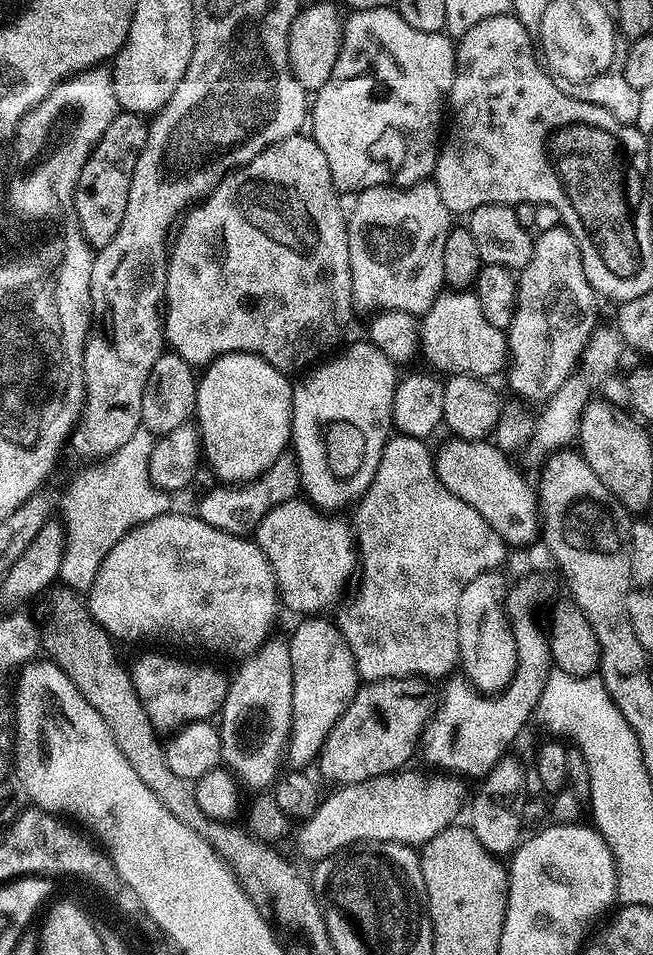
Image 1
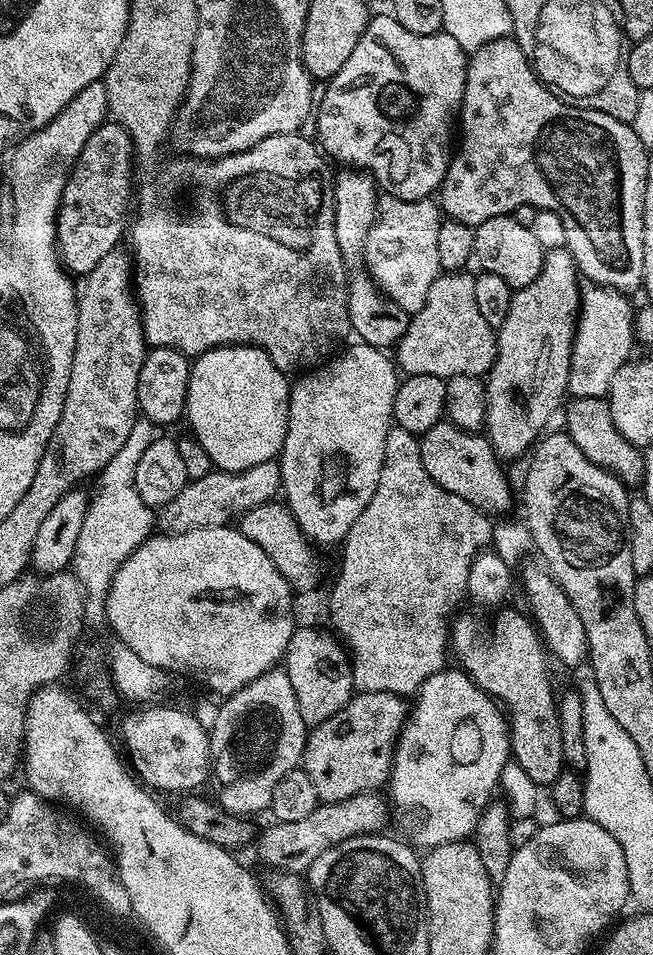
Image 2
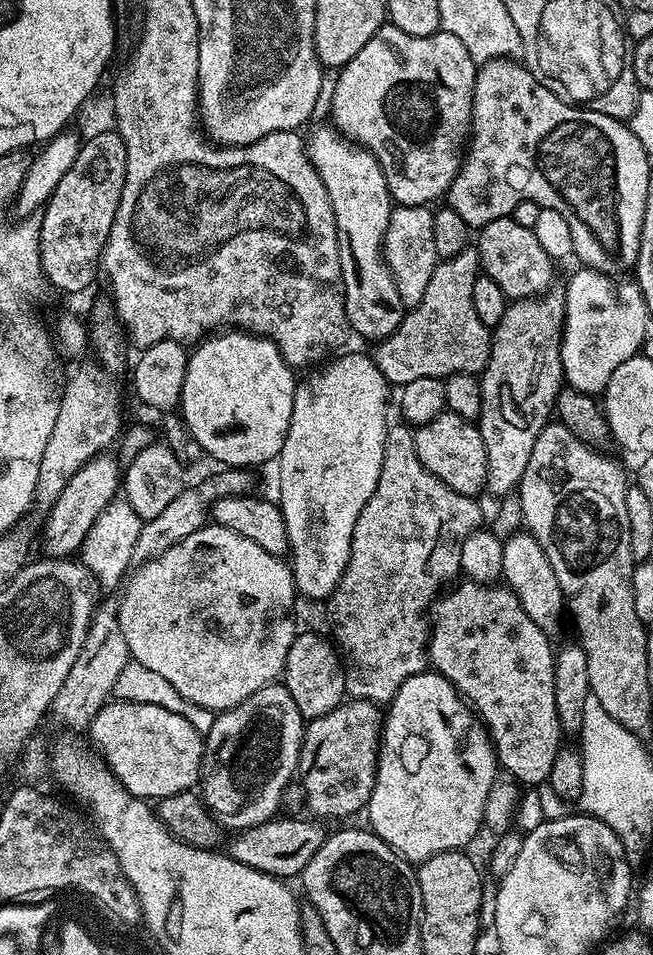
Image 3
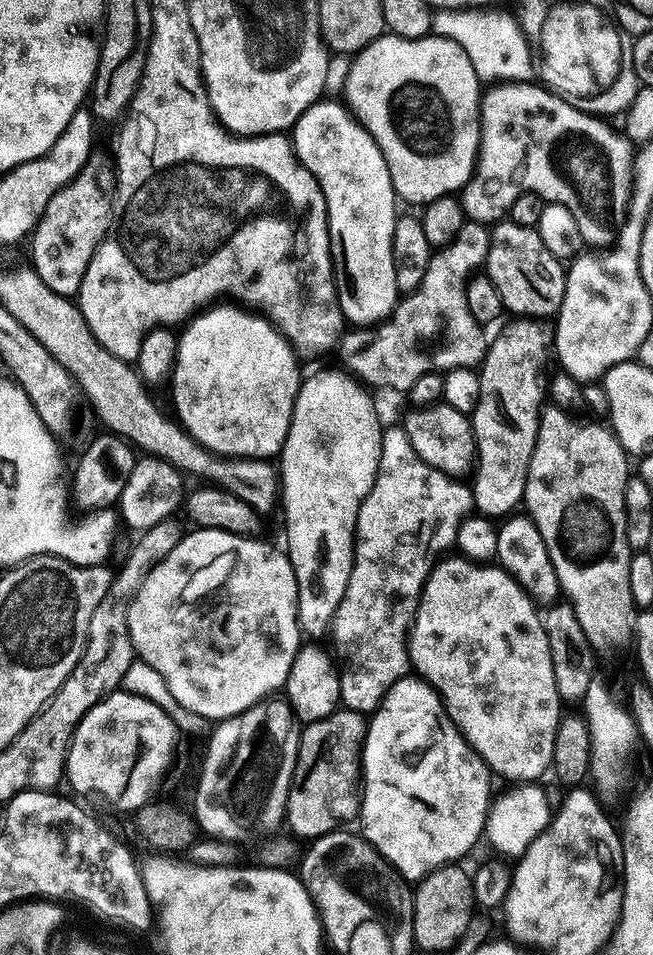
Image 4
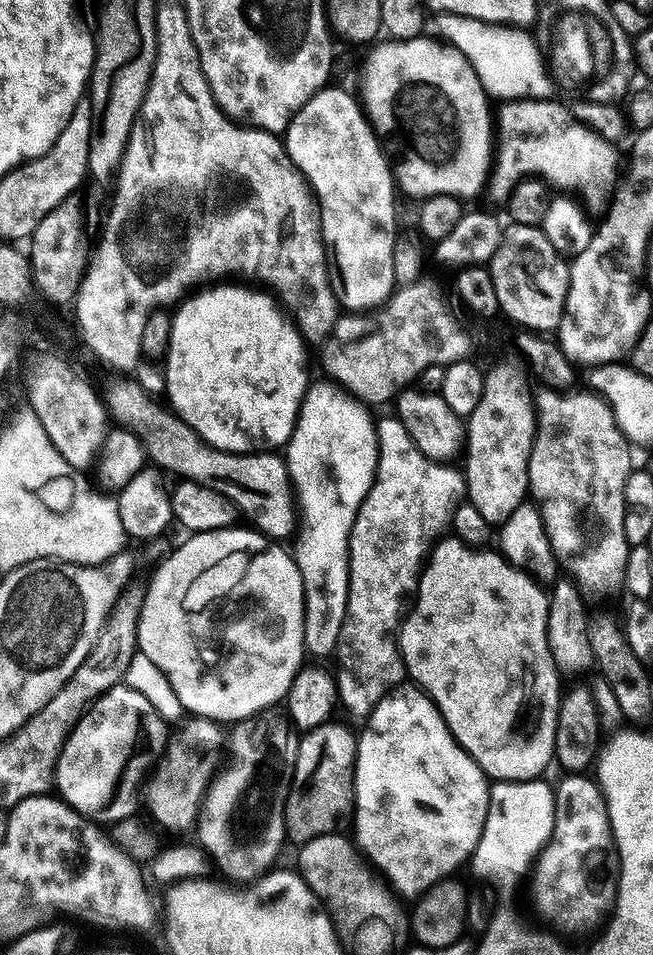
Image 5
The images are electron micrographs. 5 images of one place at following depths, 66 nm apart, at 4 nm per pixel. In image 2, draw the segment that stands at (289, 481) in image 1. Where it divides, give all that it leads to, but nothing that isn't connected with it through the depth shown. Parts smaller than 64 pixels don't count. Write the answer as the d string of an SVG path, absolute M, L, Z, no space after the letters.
M267 460L258 466L250 466L241 472L211 470L205 476L189 479L183 490L158 512L158 528L161 533L185 532L195 528L223 528L228 520L239 517L254 506L271 504L281 495L280 466L276 460Z

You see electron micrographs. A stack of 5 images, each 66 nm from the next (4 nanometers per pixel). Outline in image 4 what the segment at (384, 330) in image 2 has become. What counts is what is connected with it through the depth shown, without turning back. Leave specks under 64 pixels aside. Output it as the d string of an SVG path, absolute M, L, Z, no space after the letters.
M324 98L312 104L300 115L298 122L293 124L290 129L290 139L292 147L296 149L297 158L306 166L306 170L310 170L310 174L314 174L314 178L324 195L326 210L328 211L328 237L330 237L330 250L332 251L332 270L336 277L336 293L340 299L340 309L342 310L345 321L352 326L375 326L387 320L398 303L396 259L390 251L390 241L394 238L394 226L398 219L398 211L396 212L398 197L390 182L390 170L386 170L386 158L382 158L382 150L378 150L374 138L370 138L368 131L361 124L356 123L356 117L348 111L343 103L335 104L334 101L328 99Z

